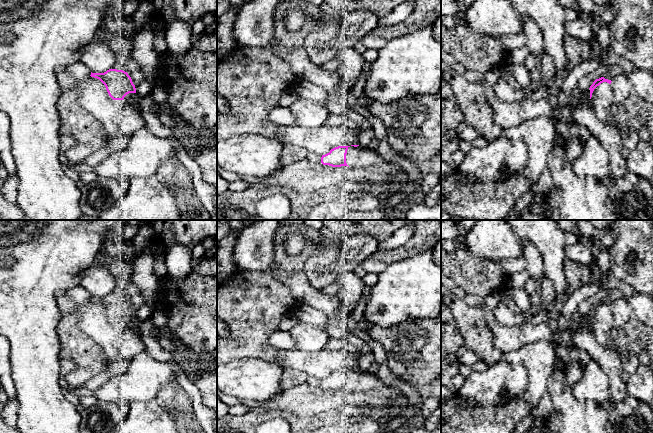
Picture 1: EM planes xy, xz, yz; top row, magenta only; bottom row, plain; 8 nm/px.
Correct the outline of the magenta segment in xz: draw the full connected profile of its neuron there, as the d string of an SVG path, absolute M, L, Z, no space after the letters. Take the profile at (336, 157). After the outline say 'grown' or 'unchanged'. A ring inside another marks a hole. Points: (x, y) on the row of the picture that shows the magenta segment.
M359 145L338 146L321 157L323 165L332 167L366 168L385 162L387 161L376 150L361 148Z | grown

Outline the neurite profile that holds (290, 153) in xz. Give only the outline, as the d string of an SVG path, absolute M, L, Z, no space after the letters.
M283 144L283 150L281 153L282 164L281 166L290 165L299 160L306 159L308 151L304 148L300 148L295 145Z

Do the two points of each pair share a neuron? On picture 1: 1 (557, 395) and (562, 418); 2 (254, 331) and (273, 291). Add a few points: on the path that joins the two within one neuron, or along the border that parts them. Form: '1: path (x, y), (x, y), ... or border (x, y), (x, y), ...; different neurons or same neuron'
1: path (562, 401), (562, 412); same neuron
2: path (254, 321), (254, 310), (263, 301); same neuron

